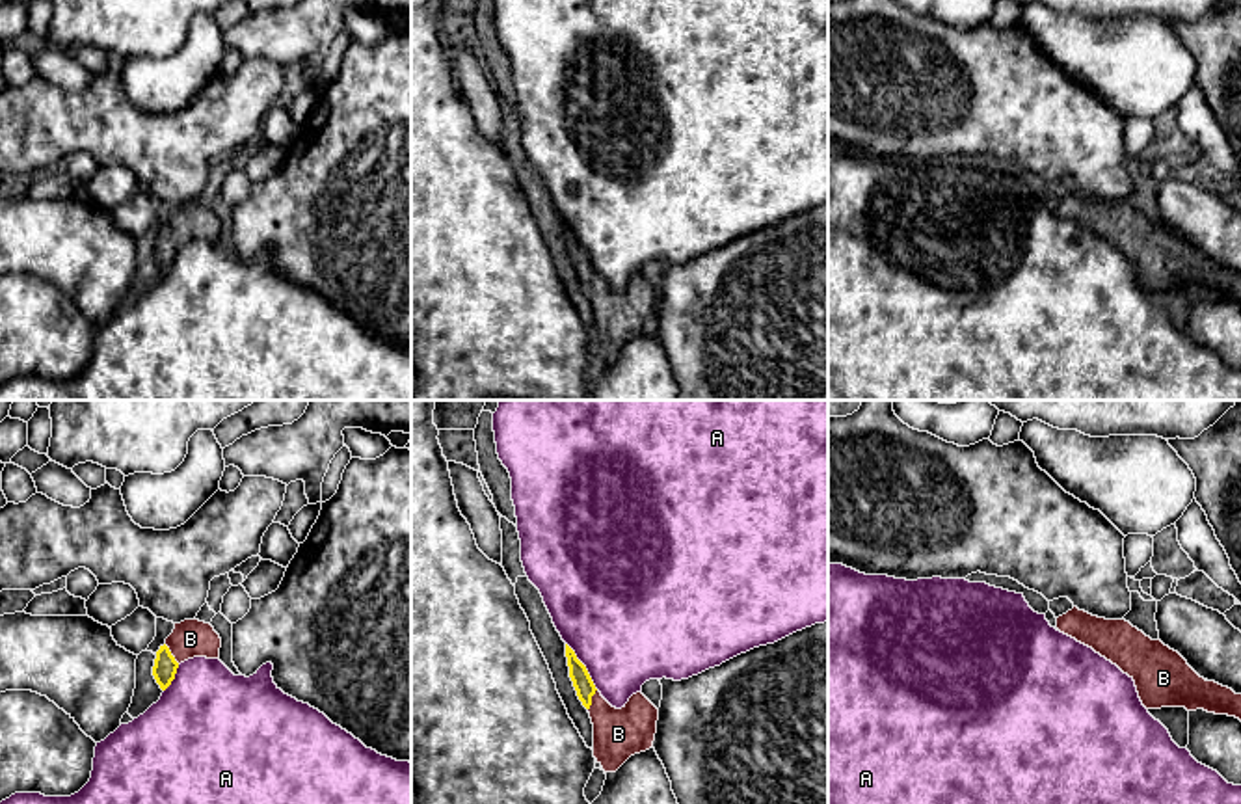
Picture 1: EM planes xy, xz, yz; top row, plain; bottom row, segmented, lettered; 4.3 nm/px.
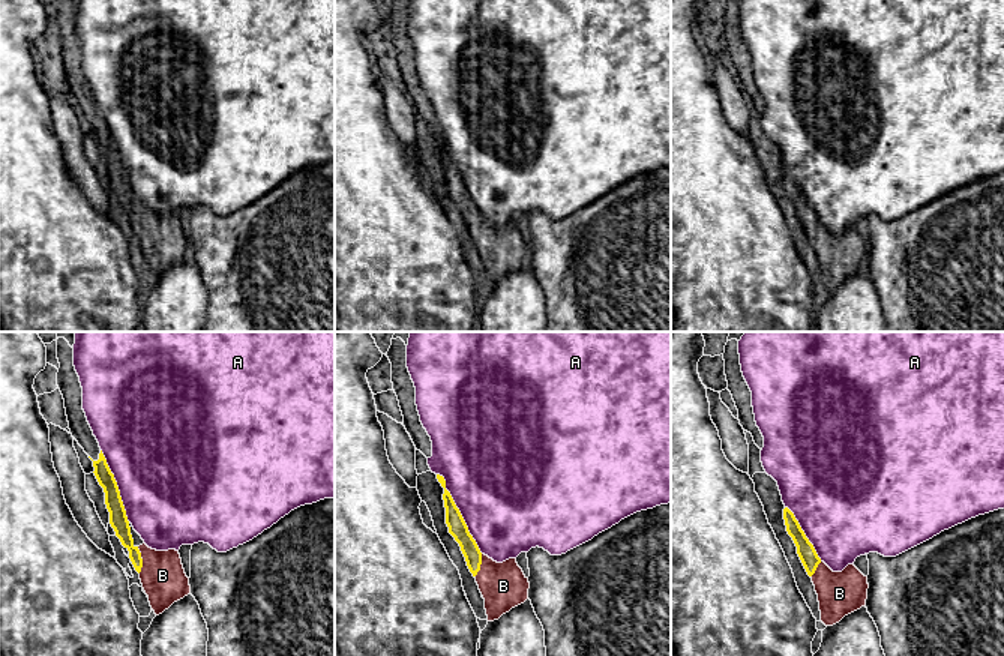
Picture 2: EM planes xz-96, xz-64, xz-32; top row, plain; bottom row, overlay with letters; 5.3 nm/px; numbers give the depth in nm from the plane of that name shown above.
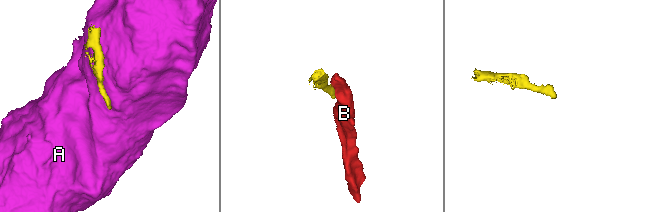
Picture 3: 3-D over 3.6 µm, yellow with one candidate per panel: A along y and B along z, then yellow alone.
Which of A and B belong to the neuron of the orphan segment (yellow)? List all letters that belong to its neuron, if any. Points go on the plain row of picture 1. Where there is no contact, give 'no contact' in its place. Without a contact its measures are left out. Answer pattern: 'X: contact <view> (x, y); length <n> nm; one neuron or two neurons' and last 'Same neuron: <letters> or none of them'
A: contact xz (585, 250); length 240 nm; two neurons
B: contact xy (170, 237); length 110 nm; one neuron
Same neuron: B

